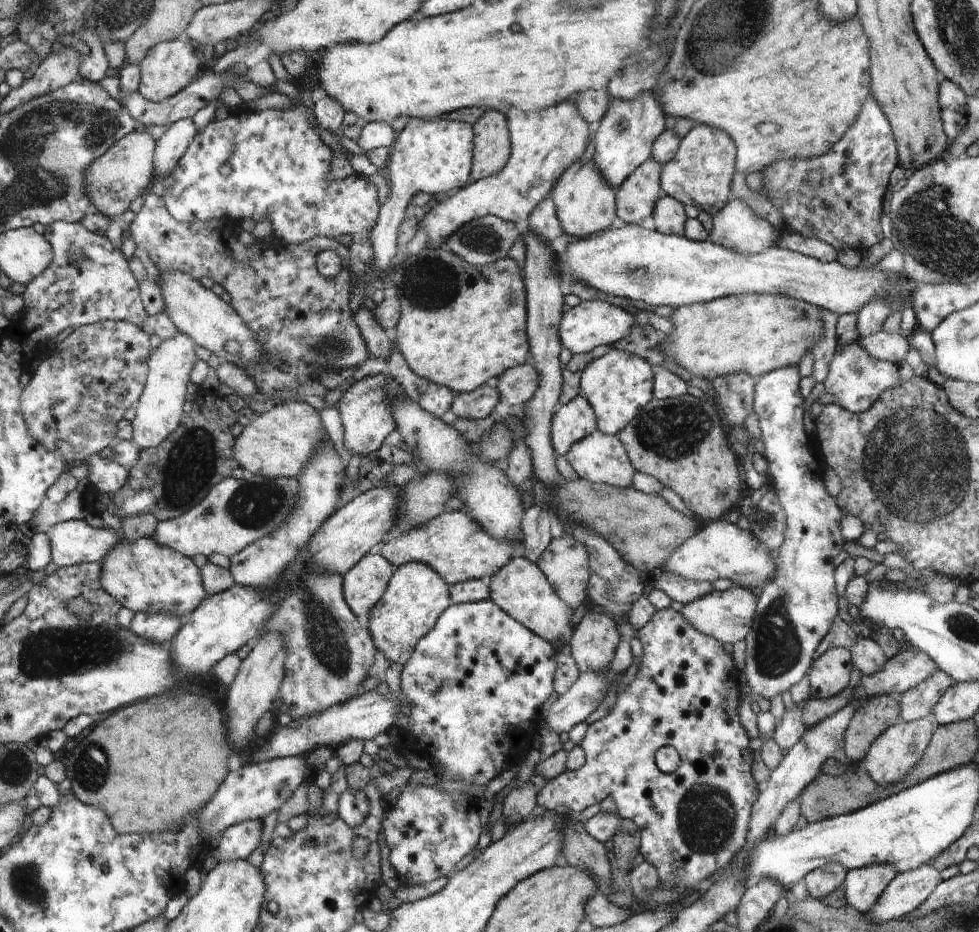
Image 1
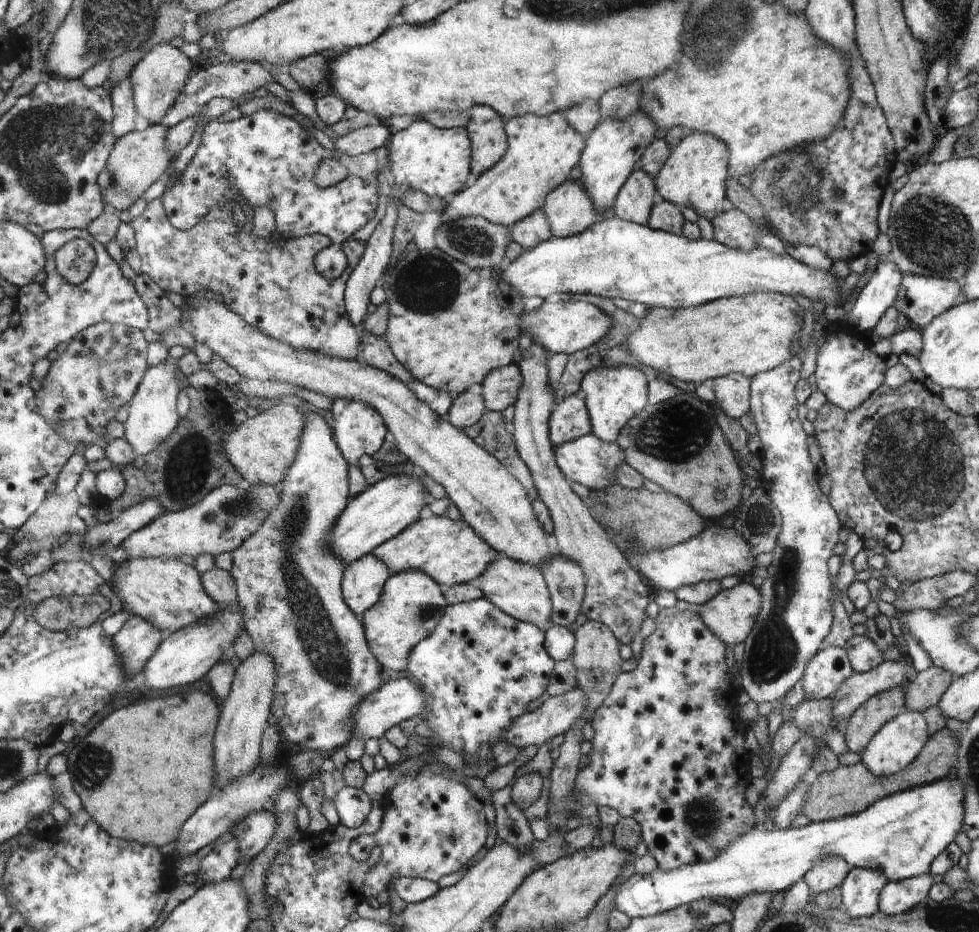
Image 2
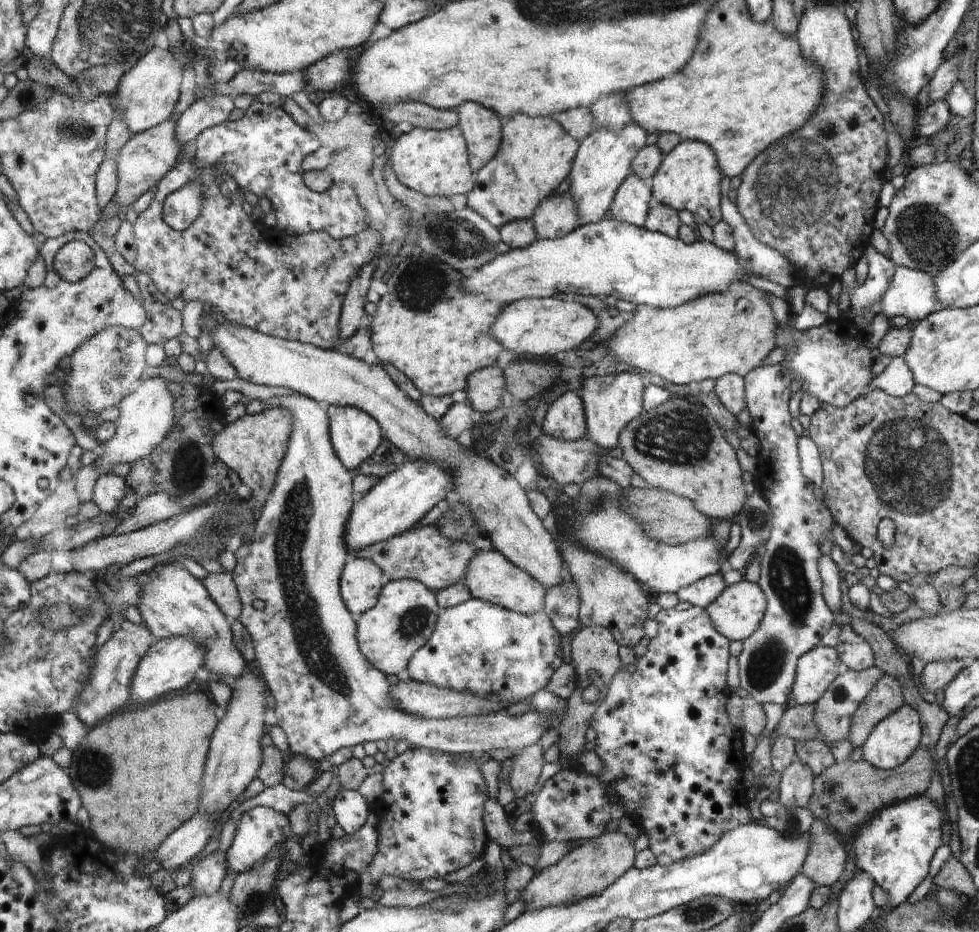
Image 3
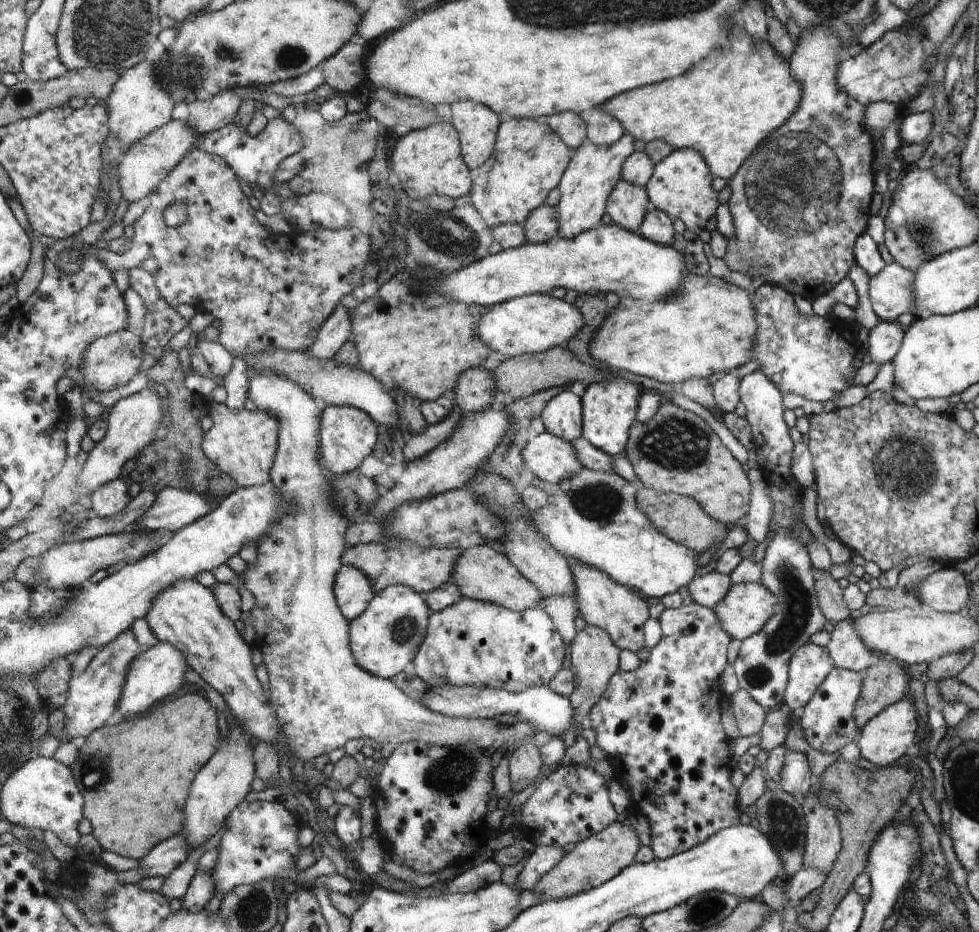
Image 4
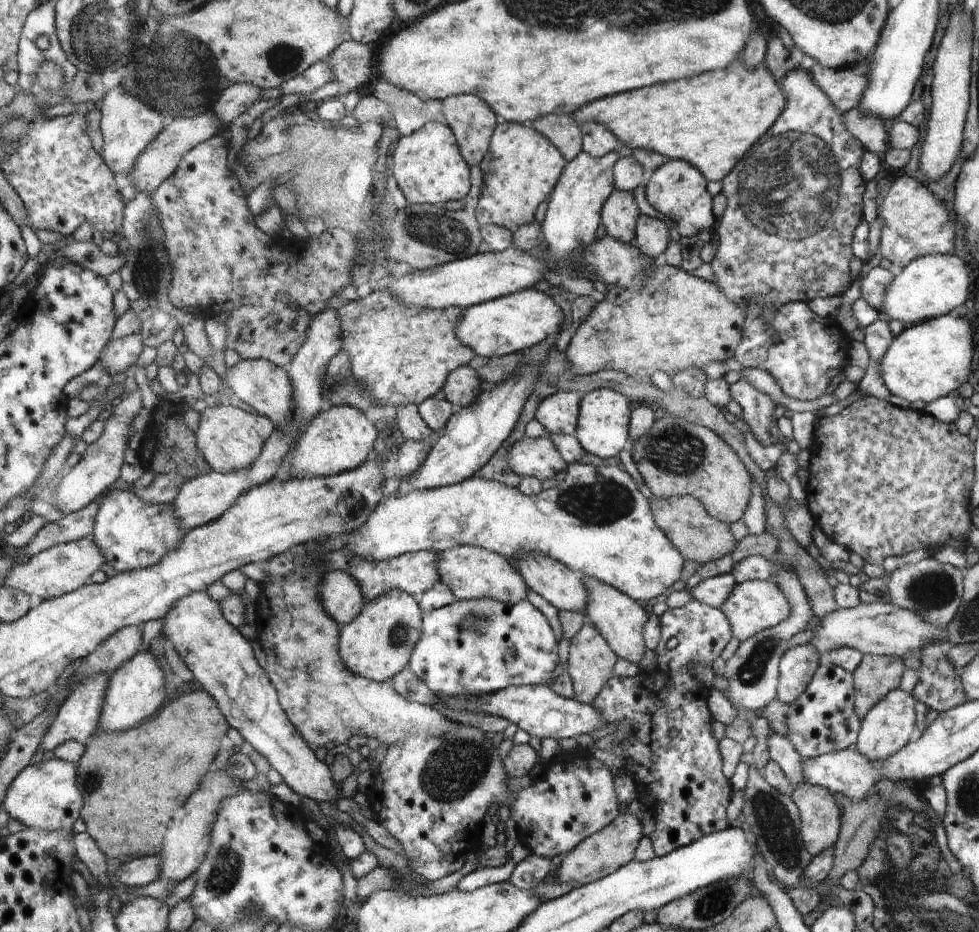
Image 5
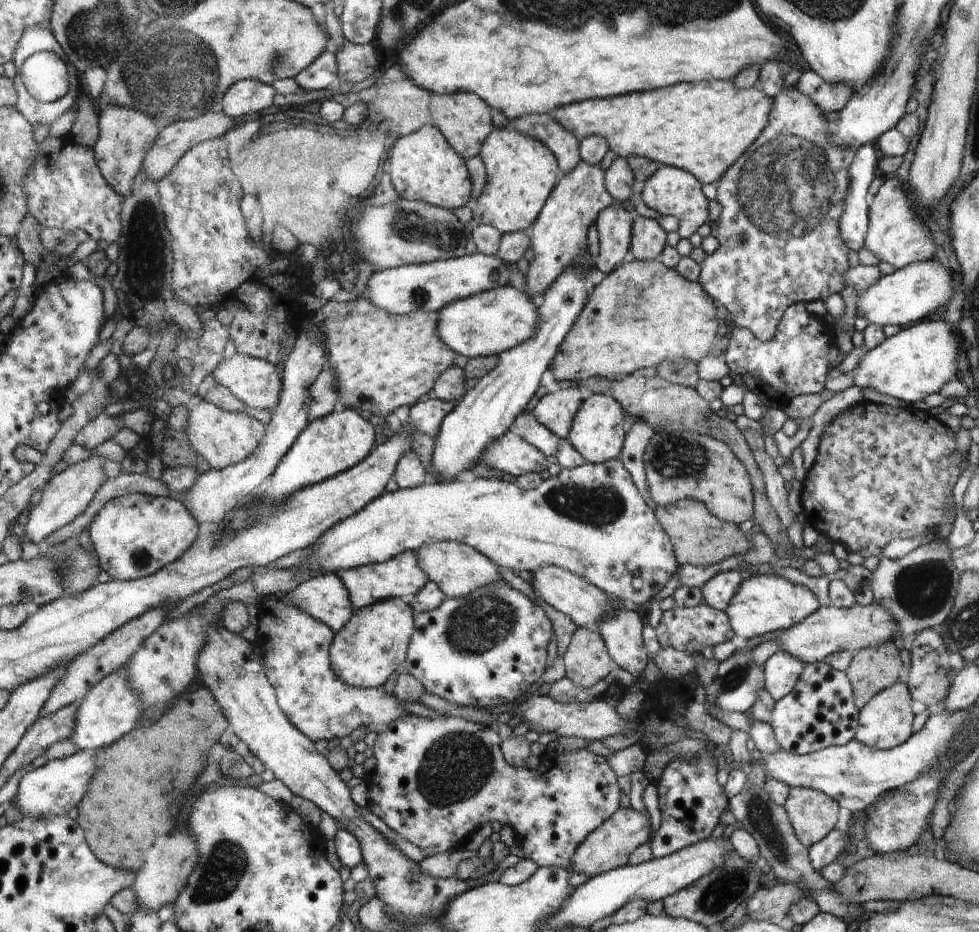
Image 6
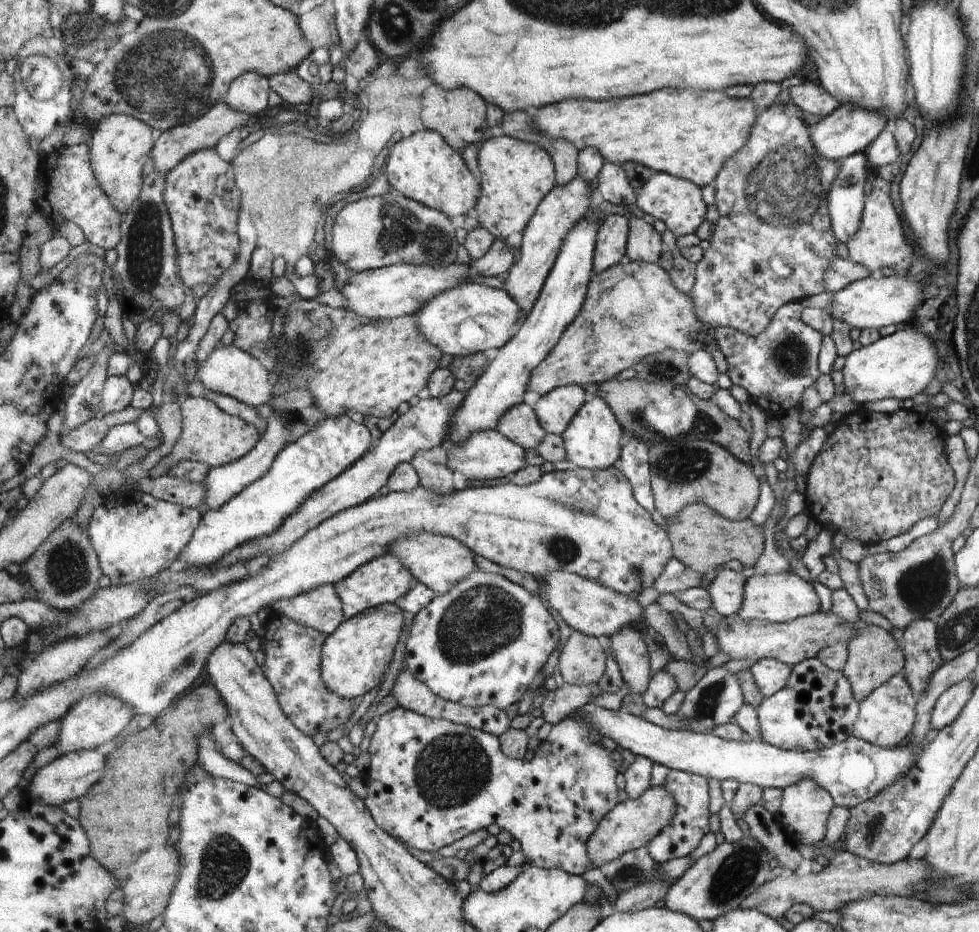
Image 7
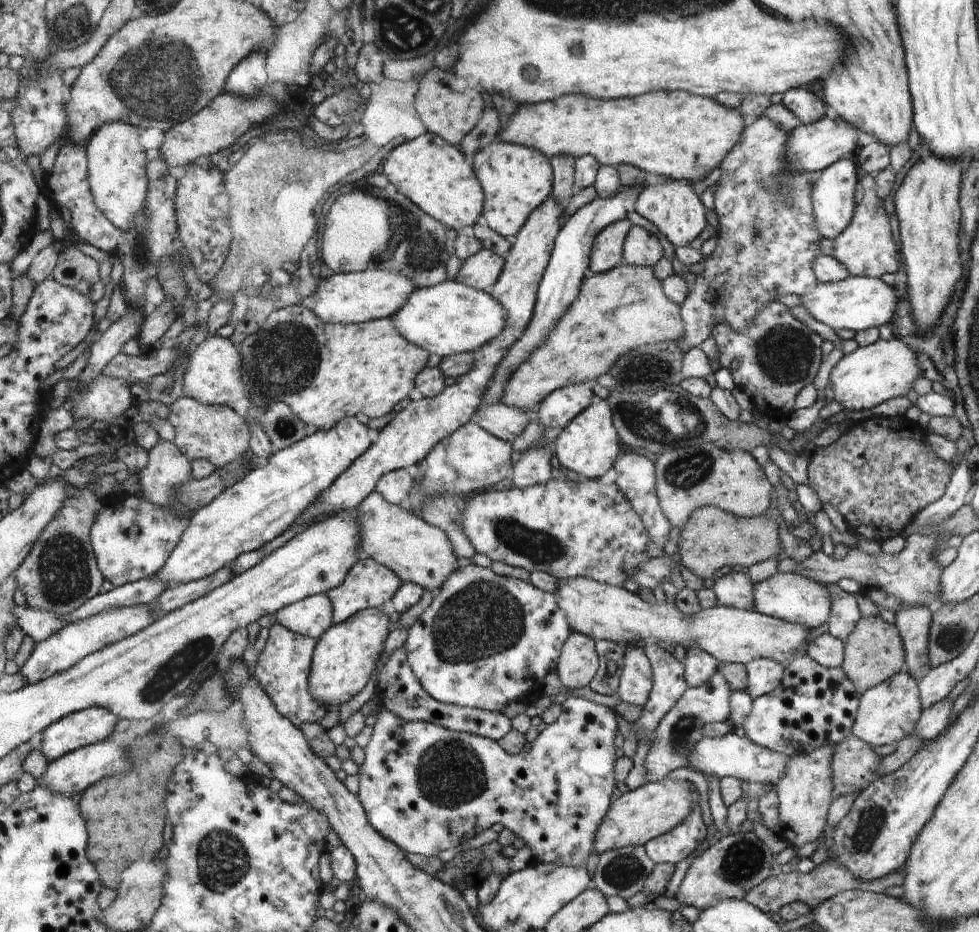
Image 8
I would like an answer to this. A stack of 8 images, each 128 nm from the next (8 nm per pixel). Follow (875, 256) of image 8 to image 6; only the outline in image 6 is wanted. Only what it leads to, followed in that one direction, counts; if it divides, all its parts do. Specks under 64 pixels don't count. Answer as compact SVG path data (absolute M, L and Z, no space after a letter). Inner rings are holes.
M898 177L883 182L878 193L872 198L865 247L879 262L888 262L896 269L904 269L913 262L927 261L936 252L936 244L928 226L922 224L920 218L914 214L912 204L908 202Z

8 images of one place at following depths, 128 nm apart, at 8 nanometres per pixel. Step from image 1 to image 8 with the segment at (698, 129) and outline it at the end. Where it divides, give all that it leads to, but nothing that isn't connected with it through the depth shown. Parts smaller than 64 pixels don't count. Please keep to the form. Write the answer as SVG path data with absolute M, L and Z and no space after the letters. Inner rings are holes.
M667 179L666 182L647 184L639 191L640 194L631 209L638 212L642 218L654 223L675 247L689 245L696 240L696 236L704 228L707 228L707 208L704 208L701 197L696 194L688 182Z

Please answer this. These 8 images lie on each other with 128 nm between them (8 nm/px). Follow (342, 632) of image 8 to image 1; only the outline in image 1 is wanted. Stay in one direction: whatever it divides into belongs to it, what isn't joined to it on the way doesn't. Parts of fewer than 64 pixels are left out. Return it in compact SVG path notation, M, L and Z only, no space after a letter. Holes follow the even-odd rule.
M406 563L397 567L384 596L369 614L367 629L377 650L383 652L391 663L404 666L418 641L434 628L440 614L452 604L450 591L445 579L424 563Z

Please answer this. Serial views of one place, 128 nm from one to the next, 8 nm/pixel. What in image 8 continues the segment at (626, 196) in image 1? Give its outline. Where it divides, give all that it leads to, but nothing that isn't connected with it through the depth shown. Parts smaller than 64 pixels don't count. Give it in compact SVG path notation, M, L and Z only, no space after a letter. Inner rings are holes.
M622 219L602 229L593 245L589 273L605 273L612 270L622 260L622 246L629 234L630 220Z

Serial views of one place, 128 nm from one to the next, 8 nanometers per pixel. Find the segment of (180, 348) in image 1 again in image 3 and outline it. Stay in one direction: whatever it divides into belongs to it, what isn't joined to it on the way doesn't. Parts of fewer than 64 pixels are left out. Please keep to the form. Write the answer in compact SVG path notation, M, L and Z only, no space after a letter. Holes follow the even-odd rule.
M161 377L145 381L136 387L136 391L131 396L126 396L122 400L120 418L116 422L117 434L102 446L96 461L103 474L112 473L115 465L129 463L132 466L144 458L149 458L150 454L166 441L166 436L172 432L177 422L174 401L176 398L168 386L168 380Z

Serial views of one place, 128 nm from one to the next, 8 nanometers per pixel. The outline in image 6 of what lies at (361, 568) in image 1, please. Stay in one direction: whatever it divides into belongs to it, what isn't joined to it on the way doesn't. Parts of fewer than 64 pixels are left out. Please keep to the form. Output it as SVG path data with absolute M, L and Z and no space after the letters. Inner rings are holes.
M322 572L298 585L293 599L314 618L325 622L334 632L344 628L355 611L350 590L336 572Z

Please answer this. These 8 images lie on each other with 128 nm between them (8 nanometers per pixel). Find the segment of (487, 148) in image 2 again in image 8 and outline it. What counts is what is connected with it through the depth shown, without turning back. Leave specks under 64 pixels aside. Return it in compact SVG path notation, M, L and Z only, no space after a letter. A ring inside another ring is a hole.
M437 67L425 72L422 76L415 97L415 109L423 125L431 133L440 135L446 142L460 144L474 130L484 116L484 100L480 92L470 88L460 76Z

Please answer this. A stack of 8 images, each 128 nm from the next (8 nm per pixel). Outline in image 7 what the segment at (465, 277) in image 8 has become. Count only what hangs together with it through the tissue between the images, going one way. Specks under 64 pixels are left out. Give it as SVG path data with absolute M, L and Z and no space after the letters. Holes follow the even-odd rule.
M498 239L482 258L472 259L469 265L476 274L484 277L496 277L506 275L512 264L514 264L512 247L508 246L505 240Z

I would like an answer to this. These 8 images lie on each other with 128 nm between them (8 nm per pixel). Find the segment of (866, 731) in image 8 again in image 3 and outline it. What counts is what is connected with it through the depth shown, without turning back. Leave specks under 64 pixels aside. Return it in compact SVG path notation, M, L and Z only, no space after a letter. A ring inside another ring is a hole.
M906 704L890 714L885 721L878 722L871 736L866 738L865 745L862 746L863 760L878 769L892 769L901 766L904 762L909 761L912 752L916 752L920 744L920 736L922 736L920 716L912 706Z

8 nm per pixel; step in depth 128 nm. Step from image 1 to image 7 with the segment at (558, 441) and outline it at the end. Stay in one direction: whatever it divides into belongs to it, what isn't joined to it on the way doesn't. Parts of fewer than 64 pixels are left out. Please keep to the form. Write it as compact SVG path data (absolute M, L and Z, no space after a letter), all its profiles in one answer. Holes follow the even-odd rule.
M563 385L542 395L533 410L545 433L561 436L583 405L584 390L580 385Z

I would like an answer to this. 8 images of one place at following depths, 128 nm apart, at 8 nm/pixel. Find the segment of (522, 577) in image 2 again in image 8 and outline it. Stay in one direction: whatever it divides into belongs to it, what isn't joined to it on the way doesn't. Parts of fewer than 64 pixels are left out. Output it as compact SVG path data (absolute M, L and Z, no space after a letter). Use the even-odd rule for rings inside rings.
M373 490L357 506L356 512L361 524L360 560L370 557L394 571L402 582L411 582L431 591L442 588L458 570L459 558L446 533L421 519L404 504L394 505Z

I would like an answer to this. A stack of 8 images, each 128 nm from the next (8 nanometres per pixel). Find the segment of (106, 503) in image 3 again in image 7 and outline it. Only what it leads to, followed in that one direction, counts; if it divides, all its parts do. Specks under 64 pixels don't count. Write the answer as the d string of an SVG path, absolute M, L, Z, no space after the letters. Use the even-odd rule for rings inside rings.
M139 491L134 492L131 500L132 502L129 501L127 504L120 504L114 508L110 508L108 504L104 503L95 510L95 515L88 527L93 546L101 558L101 566L114 587L127 586L138 581L152 579L172 568L172 564L181 559L182 552L186 550L186 546L190 545L196 530L202 524L203 513L199 509L162 501L152 494Z

